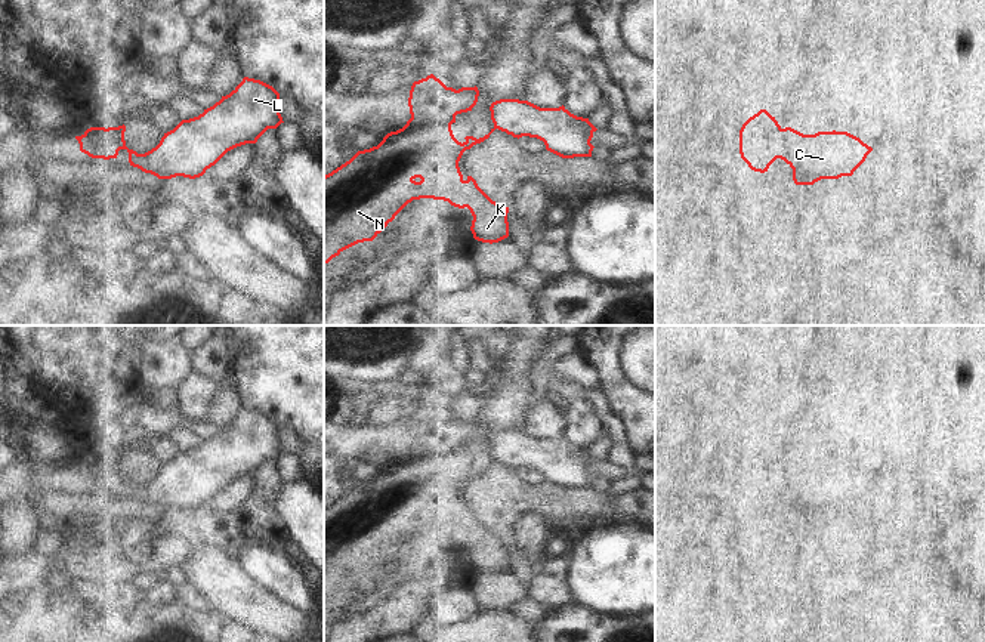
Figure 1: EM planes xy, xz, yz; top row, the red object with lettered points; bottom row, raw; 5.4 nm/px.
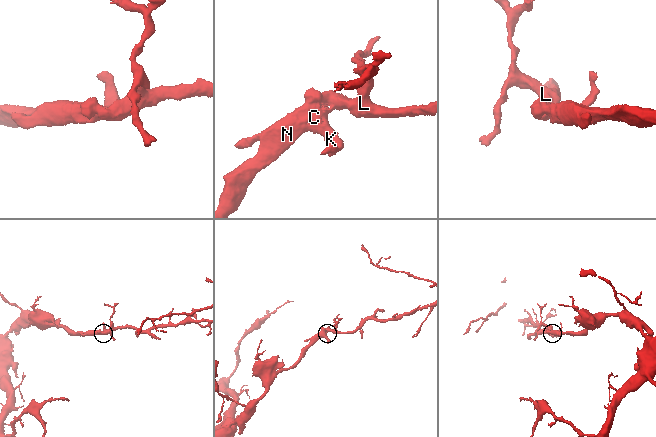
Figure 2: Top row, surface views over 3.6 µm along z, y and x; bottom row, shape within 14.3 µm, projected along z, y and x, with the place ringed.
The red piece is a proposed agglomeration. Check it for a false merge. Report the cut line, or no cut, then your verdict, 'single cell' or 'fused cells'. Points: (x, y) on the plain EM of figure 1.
cut xy (82, 466), (90, 482), (119, 481); fused cells

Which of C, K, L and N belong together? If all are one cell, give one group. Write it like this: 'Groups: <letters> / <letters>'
Groups: C K N / L

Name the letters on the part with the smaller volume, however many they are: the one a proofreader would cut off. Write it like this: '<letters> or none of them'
L

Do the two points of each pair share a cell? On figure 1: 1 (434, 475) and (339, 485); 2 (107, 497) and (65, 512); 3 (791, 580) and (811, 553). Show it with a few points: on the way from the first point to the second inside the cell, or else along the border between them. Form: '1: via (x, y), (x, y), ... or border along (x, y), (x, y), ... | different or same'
1: border along (358, 482), (339, 499) | different
2: via (96, 502), (76, 503) | same
3: via (793, 574), (808, 559) | same

